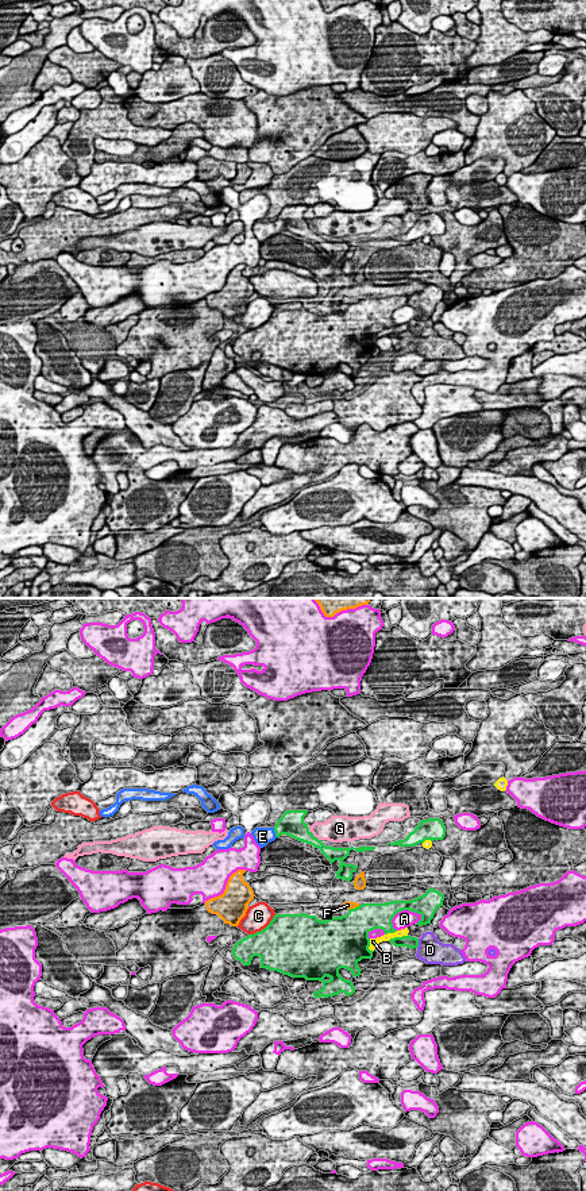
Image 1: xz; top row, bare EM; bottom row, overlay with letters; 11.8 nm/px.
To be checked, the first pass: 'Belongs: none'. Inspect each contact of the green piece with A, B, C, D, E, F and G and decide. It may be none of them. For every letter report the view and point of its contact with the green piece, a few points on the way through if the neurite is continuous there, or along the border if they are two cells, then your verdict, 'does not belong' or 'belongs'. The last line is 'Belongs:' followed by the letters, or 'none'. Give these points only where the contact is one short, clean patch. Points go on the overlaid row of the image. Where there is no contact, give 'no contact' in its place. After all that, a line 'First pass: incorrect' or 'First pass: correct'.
A: xz (400, 910) | does not belong
B: xz (397, 937) | does not belong
C: xz (262, 929) | does not belong
D: xz (417, 943) | does not belong
E: xz (274, 831) | across xz (292, 824), (274, 831), (262, 836) | belongs
F: xz (355, 908) | does not belong
G: xz (312, 833) | does not belong
Belongs: E
First pass: incorrect

